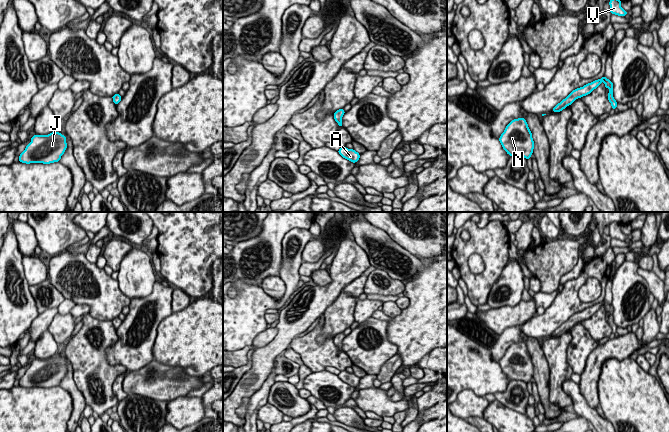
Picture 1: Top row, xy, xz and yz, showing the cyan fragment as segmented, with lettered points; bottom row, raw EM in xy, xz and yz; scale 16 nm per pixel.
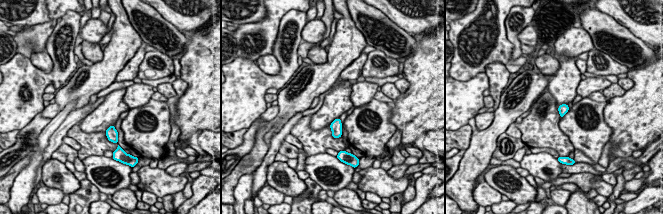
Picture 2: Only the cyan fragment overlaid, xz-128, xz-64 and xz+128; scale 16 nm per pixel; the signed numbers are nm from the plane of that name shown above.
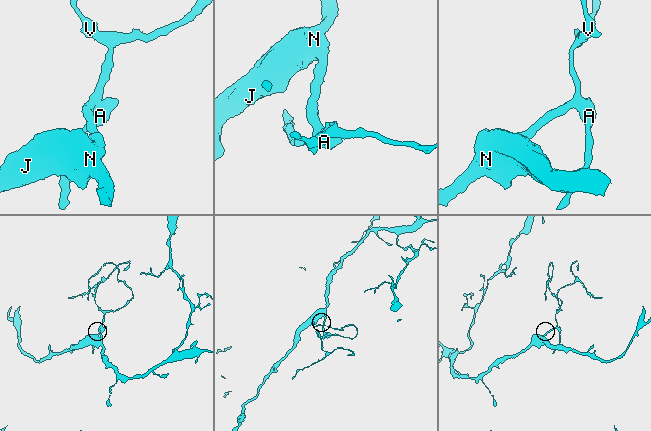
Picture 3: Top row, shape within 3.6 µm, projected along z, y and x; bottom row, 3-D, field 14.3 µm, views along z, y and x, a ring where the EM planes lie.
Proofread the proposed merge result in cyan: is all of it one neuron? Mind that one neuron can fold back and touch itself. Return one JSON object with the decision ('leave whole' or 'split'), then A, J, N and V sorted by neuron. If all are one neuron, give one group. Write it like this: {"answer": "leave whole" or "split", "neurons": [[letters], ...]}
{"answer": "leave whole", "neurons": [["A", "J", "N", "V"]]}

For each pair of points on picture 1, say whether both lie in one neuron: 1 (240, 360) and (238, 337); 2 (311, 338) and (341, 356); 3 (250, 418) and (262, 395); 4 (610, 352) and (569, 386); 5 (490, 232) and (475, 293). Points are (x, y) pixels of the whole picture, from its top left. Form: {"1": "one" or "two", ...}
{"1": "two", "2": "one", "3": "one", "4": "two", "5": "one"}

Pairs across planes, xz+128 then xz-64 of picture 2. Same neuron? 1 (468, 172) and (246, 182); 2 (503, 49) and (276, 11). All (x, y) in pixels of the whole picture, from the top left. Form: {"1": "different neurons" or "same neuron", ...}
{"1": "different neurons", "2": "same neuron"}

